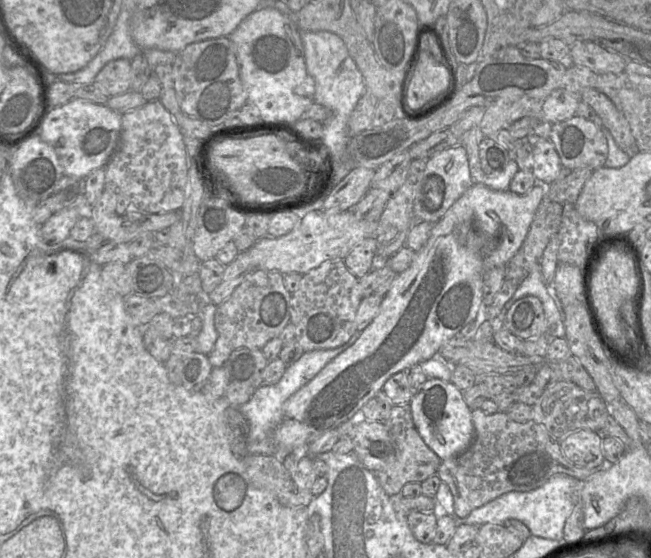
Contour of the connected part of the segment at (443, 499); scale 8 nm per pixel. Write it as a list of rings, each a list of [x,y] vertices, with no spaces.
[[[556,474],[548,479],[541,487],[528,492],[511,491],[473,510],[464,518],[457,517],[454,511],[453,495],[445,483],[441,483],[435,495],[435,501],[440,503],[446,513],[452,516],[457,526],[468,524],[480,527],[484,524],[503,525],[508,519],[524,523],[531,534],[537,537],[563,540],[563,529],[567,518],[579,501],[583,481],[564,474]]]

